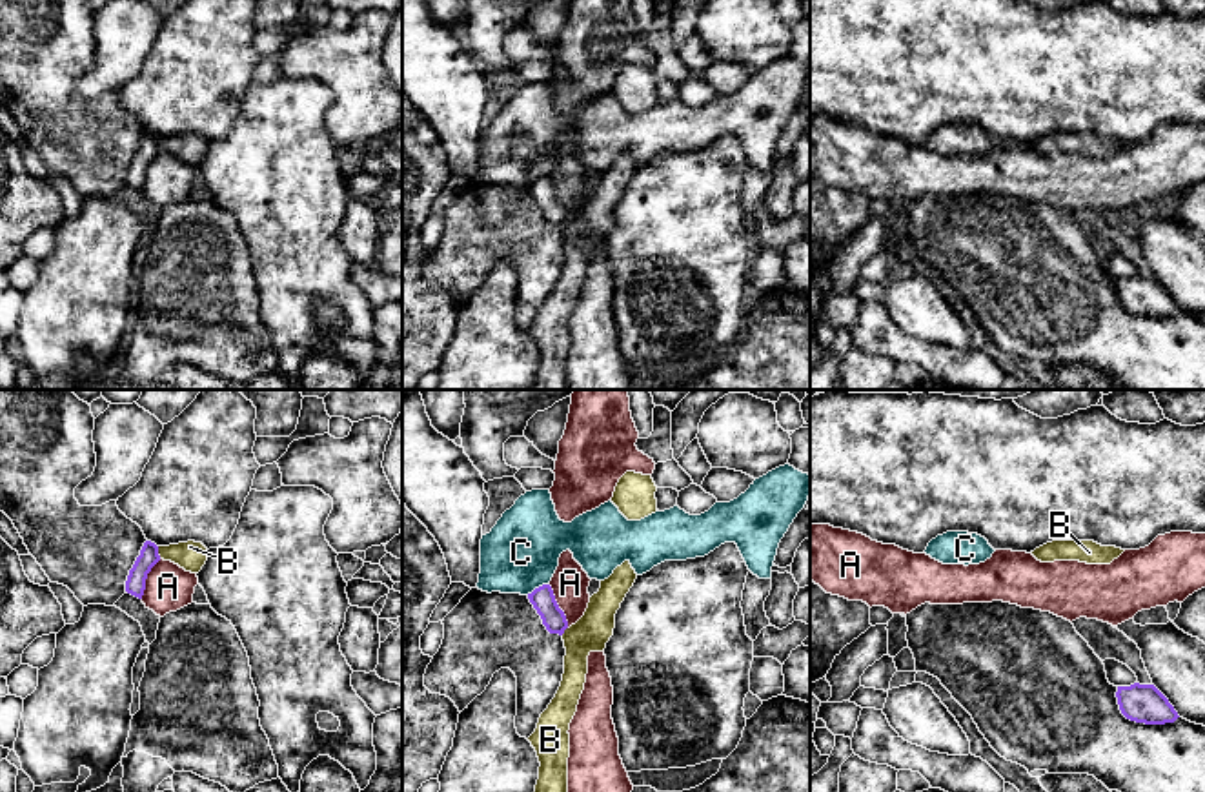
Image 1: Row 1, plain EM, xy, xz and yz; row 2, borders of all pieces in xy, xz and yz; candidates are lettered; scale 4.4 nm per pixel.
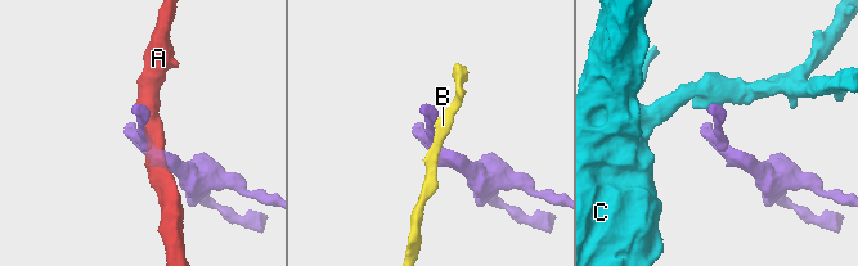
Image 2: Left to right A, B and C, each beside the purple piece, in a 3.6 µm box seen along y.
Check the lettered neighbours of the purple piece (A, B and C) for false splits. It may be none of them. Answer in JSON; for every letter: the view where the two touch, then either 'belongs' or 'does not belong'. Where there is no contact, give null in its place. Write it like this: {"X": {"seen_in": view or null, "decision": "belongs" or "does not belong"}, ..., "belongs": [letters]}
{"A": {"seen_in": "xz", "decision": "does not belong"}, "B": {"seen_in": "xy", "decision": "does not belong"}, "C": {"seen_in": "xz", "decision": "does not belong"}, "belongs": []}

